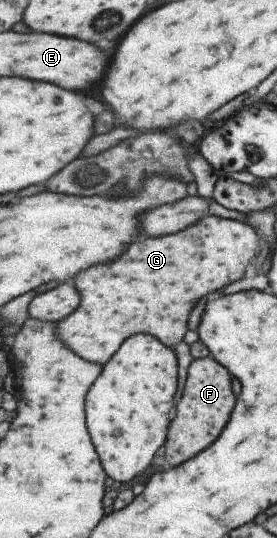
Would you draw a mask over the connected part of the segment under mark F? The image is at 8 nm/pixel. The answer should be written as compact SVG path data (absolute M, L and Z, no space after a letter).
M213 356L193 361L188 372L188 381L182 387L175 420L171 422L169 437L163 446L164 459L170 466L179 466L199 452L207 450L226 429L238 404L238 395L233 392L231 377L230 370Z

